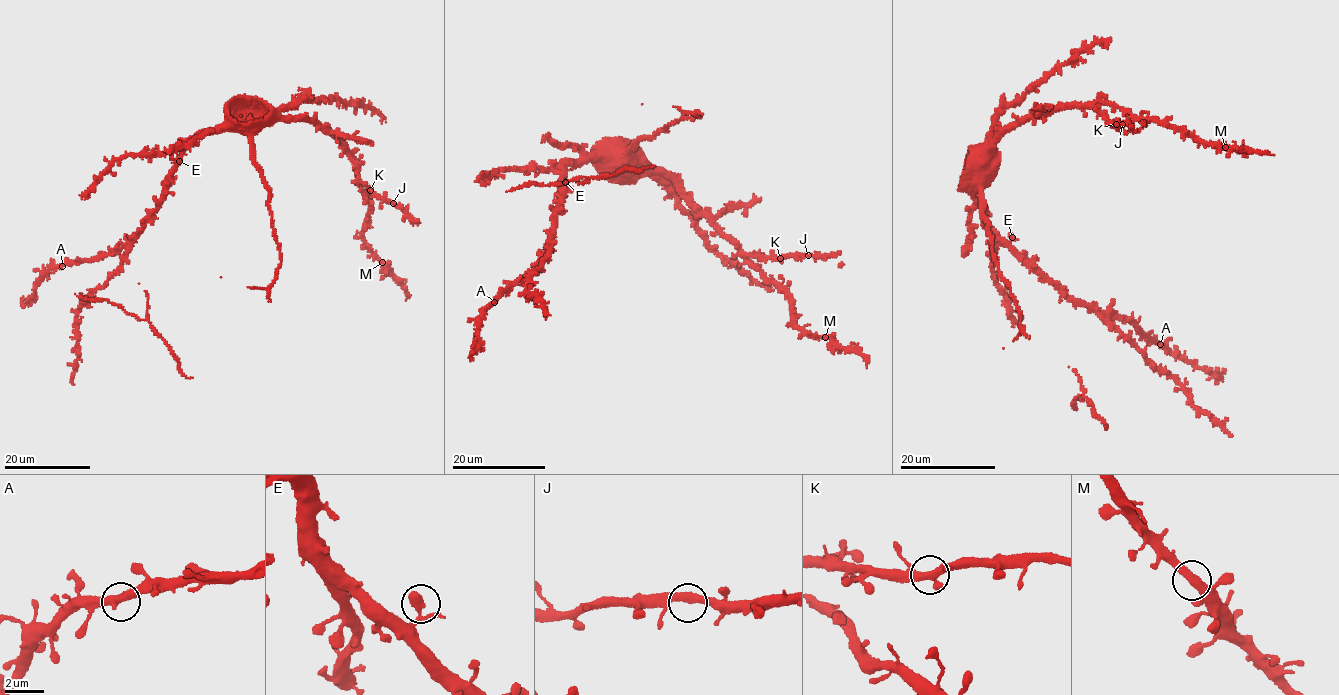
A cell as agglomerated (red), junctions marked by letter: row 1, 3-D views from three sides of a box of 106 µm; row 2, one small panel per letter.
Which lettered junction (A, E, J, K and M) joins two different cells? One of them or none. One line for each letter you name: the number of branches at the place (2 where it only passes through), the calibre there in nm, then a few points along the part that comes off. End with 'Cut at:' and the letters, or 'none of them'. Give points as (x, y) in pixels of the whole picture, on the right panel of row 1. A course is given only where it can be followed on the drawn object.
Cut at: none of them

